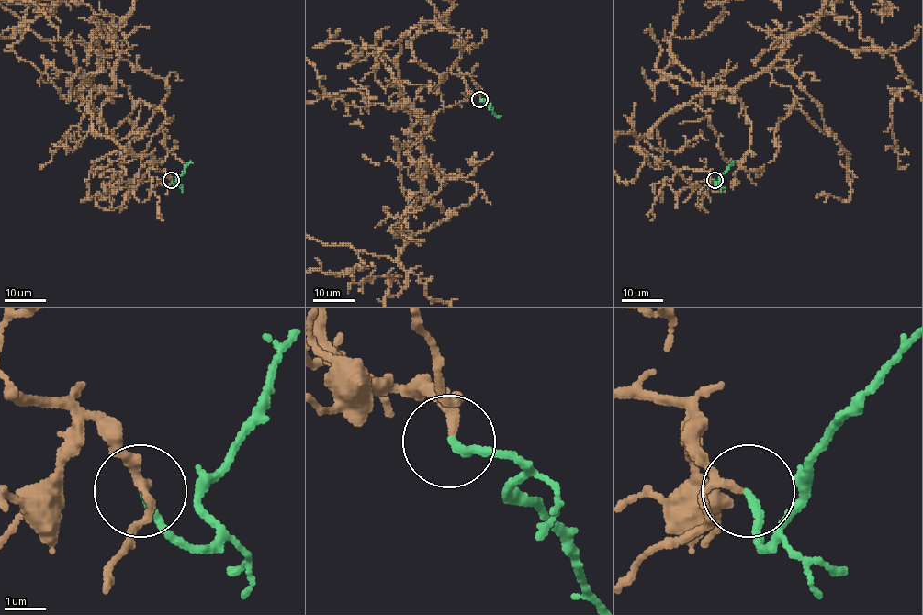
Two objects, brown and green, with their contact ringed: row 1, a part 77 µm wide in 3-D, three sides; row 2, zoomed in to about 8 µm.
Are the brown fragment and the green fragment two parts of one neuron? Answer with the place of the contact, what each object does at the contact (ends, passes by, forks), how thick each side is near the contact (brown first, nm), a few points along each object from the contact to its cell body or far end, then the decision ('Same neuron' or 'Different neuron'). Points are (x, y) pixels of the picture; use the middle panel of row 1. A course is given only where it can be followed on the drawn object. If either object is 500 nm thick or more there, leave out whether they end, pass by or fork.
Place: (479, 99). At the ring brown passes by. At the ring green ends. Thickness 160 nm (brown) against 180 nm. Course of green: (479, 98), (486, 101), (497, 117), (501, 115). Same neuron

